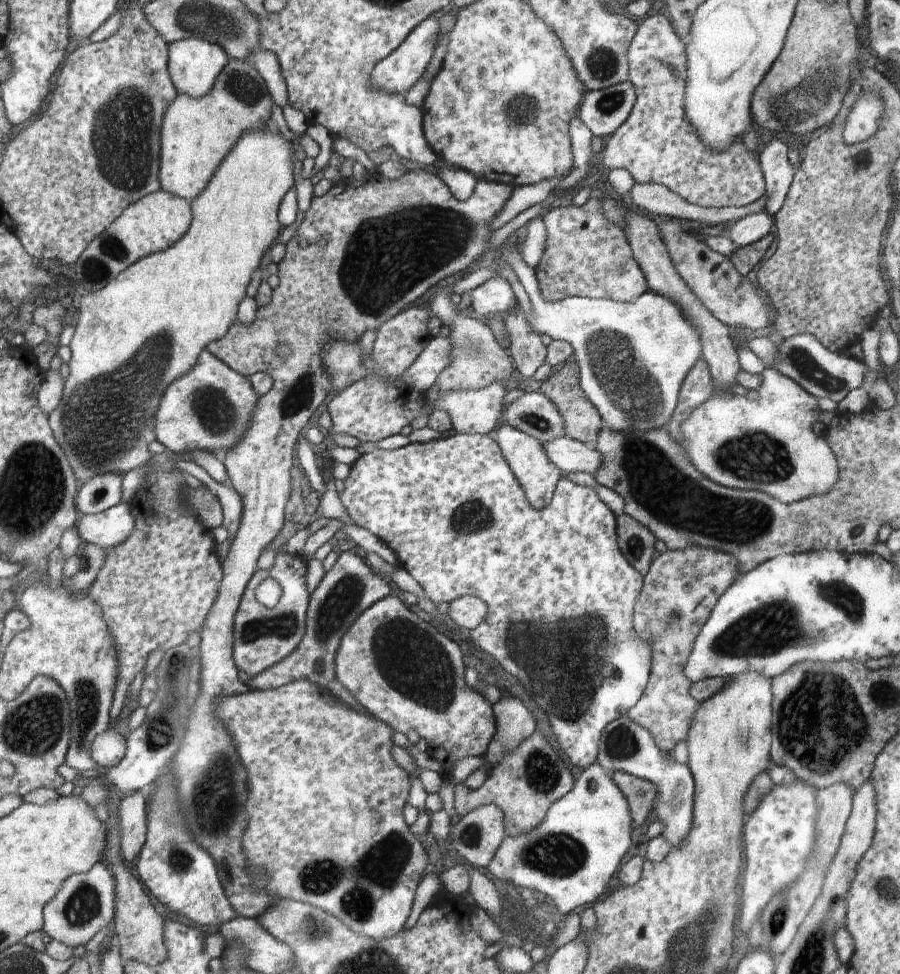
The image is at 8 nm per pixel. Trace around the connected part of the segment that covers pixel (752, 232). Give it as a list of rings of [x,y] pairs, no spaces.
[[[765,210],[752,213],[727,225],[727,236],[738,246],[757,243],[769,234],[772,228],[772,217]]]

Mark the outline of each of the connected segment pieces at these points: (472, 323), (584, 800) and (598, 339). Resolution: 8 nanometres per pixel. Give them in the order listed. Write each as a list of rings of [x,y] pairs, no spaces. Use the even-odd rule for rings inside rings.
[[[443,292],[438,294],[429,305],[434,318],[437,318],[440,322],[440,326],[444,325],[450,328],[451,361],[434,381],[438,386],[439,394],[450,391],[483,389],[494,383],[504,384],[510,374],[514,372],[515,366],[504,349],[498,345],[496,338],[488,325],[484,323],[484,320],[466,318],[450,301],[450,296]]]
[[[596,762],[583,770],[568,794],[550,806],[544,820],[535,829],[514,837],[505,836],[494,858],[488,863],[488,872],[498,880],[509,882],[516,892],[528,894],[538,890],[546,894],[560,914],[570,915],[576,908],[602,899],[602,894],[607,892],[608,880],[612,880],[614,872],[619,870],[620,861],[632,844],[632,828],[629,804],[624,794],[613,782],[611,774]]]
[[[516,241],[510,246],[509,250],[503,252],[502,262],[512,268],[514,274],[518,277],[520,284],[524,286],[524,290],[530,298],[532,315],[526,314],[526,318],[529,320],[529,327],[532,327],[533,331],[536,331],[540,336],[542,334],[548,334],[552,340],[560,339],[569,342],[573,346],[573,360],[578,363],[579,366],[579,385],[586,395],[586,398],[600,413],[604,427],[616,432],[627,431],[629,428],[639,431],[651,431],[666,428],[666,424],[668,424],[672,413],[678,404],[681,384],[684,382],[687,372],[690,372],[690,369],[698,362],[698,359],[702,357],[700,333],[697,331],[695,324],[684,314],[683,308],[667,296],[650,290],[644,292],[644,294],[641,294],[638,299],[633,300],[632,302],[613,301],[612,299],[593,299],[590,297],[566,297],[561,301],[548,301],[540,290],[539,280],[537,279],[535,270],[530,268],[523,261]]]

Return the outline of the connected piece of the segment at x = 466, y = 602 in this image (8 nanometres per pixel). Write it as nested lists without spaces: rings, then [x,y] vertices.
[[[462,595],[449,602],[448,616],[462,628],[475,629],[489,613],[489,606],[472,595]]]

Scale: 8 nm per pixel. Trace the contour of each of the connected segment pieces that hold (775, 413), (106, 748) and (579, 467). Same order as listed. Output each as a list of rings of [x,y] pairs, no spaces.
[[[765,368],[761,377],[756,400],[748,399],[748,396],[715,392],[714,396],[695,408],[681,424],[685,438],[682,448],[687,452],[690,462],[716,484],[731,489],[760,491],[786,504],[823,496],[830,492],[839,479],[839,468],[827,441],[812,430],[812,424],[818,422],[821,411],[818,408],[818,399],[774,369]]]
[[[107,729],[94,740],[91,756],[100,772],[117,765],[125,757],[127,740],[118,732]]]
[[[558,437],[543,445],[548,458],[564,473],[590,472],[596,474],[603,460],[594,446],[573,438]]]

